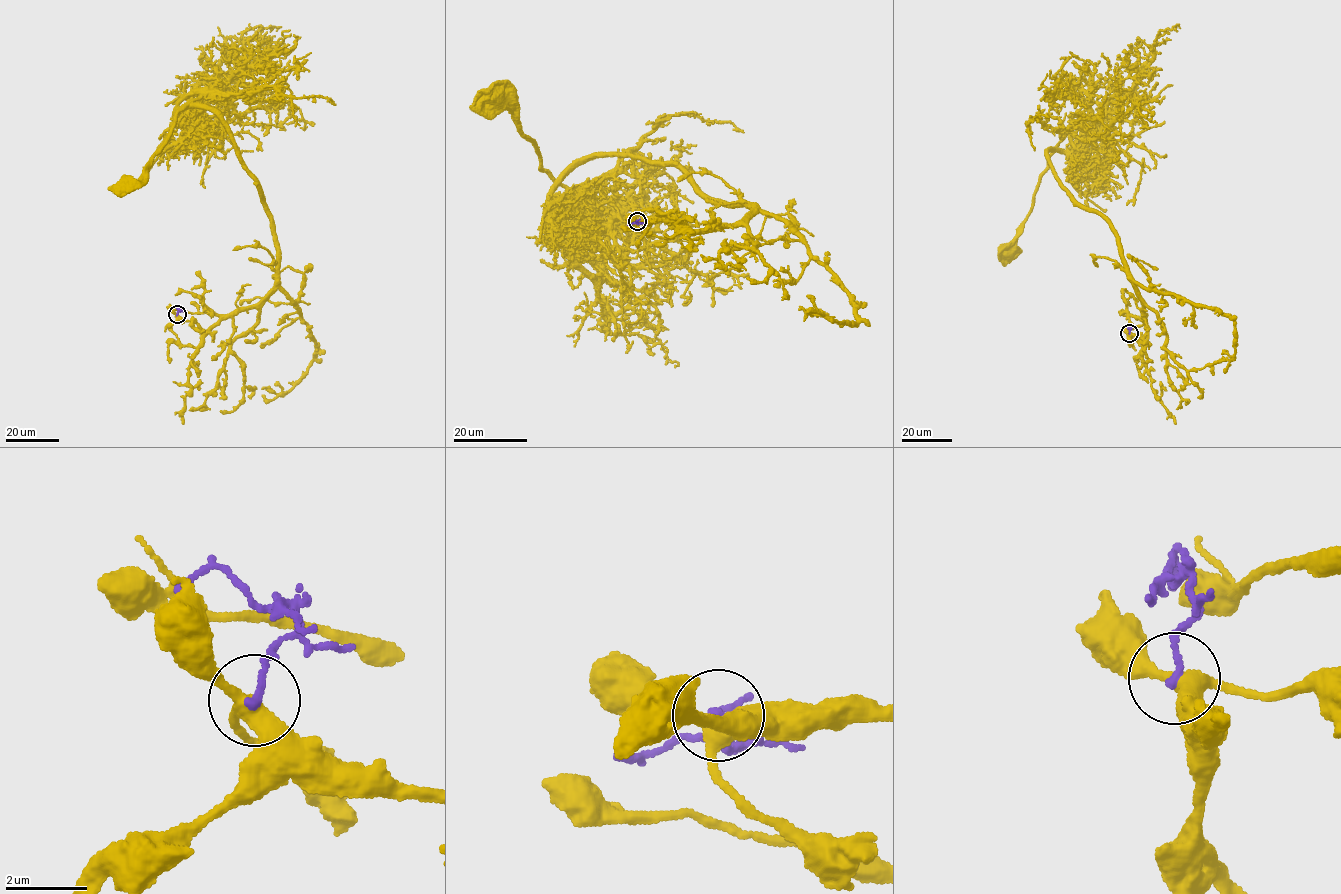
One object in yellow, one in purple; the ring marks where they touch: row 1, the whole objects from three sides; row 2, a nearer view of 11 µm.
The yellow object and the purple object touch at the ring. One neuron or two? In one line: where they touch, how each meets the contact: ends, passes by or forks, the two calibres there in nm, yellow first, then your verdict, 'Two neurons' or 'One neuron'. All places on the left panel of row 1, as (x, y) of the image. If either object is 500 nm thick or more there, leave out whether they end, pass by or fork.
Place: (177, 314). At the ring yellow forks. At the ring purple ends. Thickness 380 nm (yellow) against 200 nm. Two neurons

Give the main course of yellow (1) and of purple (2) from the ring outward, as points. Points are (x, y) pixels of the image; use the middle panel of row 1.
1: (637, 221), (697, 234), (753, 209), (634, 156), (556, 182), (603, 328), (657, 339), (674, 367)
2: (637, 221), (639, 223), (627, 225)

